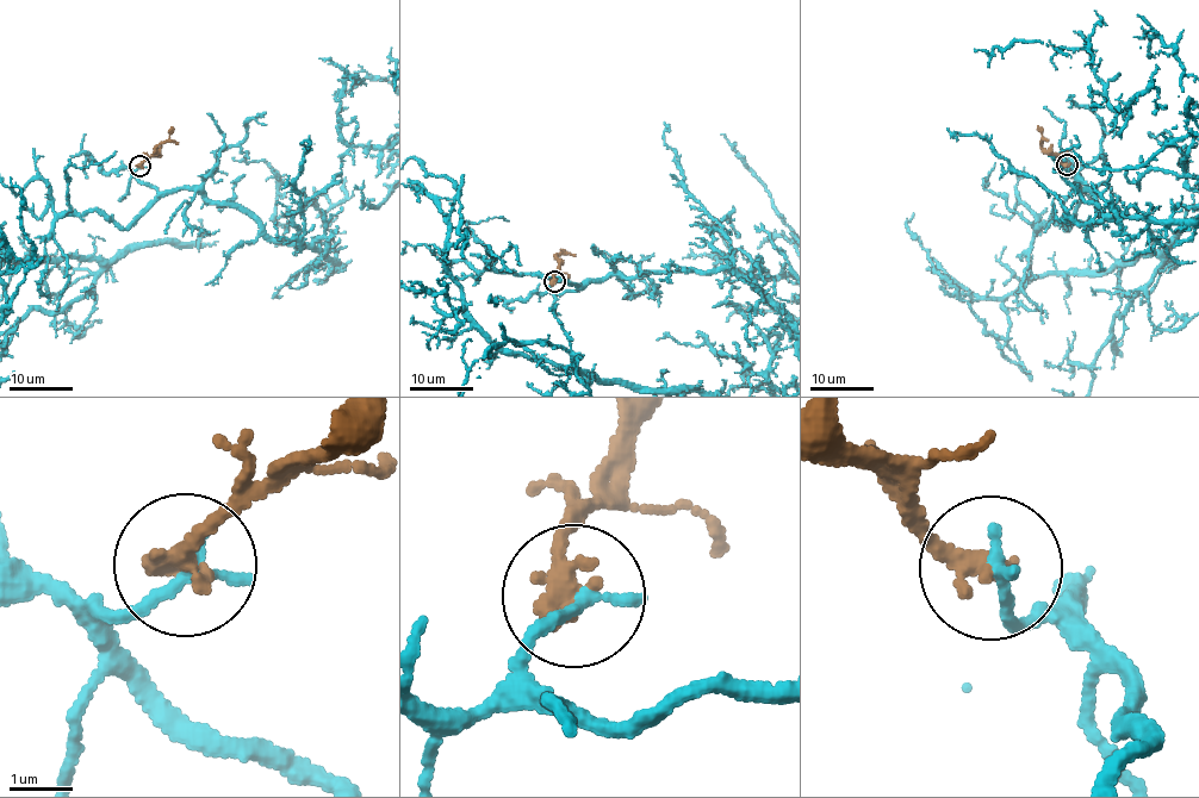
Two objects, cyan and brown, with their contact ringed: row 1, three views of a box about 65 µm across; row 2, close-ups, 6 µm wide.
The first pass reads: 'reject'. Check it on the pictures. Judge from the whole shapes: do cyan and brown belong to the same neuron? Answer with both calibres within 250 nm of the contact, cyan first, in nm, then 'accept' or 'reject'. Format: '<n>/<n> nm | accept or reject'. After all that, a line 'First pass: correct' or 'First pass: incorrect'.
240/420 nm | reject
First pass: correct

